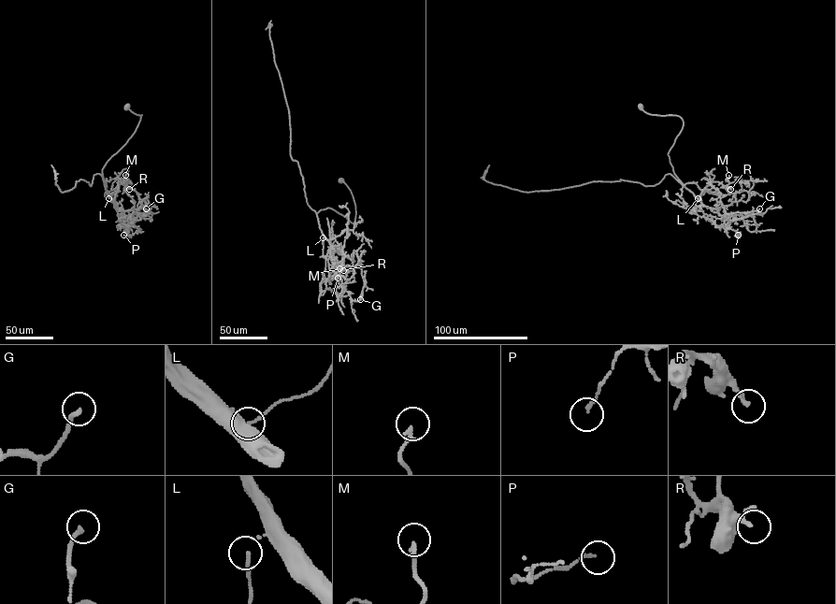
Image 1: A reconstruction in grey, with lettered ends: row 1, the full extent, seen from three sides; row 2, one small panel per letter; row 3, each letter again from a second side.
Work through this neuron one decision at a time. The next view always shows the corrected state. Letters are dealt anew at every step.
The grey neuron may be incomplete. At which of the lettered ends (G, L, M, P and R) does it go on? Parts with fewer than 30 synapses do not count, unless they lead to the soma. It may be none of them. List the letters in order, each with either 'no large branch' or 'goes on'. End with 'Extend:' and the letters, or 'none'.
G: no large branch
L: no large branch
M: no large branch
P: no large branch
R: no large branch
Extend: none

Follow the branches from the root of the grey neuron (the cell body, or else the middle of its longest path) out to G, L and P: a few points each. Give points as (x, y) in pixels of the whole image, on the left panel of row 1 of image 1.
G: (127, 106), (141, 115), (140, 120), (106, 164), (103, 177), (123, 221), (139, 220), (150, 212), (146, 208)
L: (127, 106), (141, 115), (134, 133), (102, 169), (106, 189), (112, 200), (116, 191), (109, 192), (108, 198)
P: (127, 106), (141, 115), (138, 123), (102, 170), (117, 215), (140, 229), (130, 237), (123, 235)

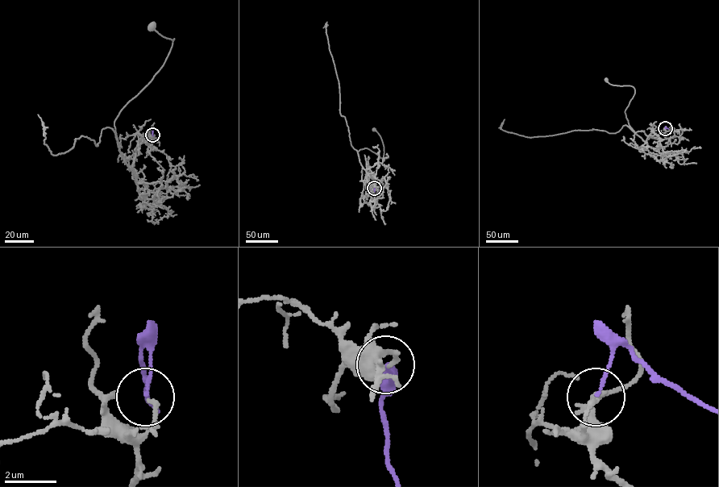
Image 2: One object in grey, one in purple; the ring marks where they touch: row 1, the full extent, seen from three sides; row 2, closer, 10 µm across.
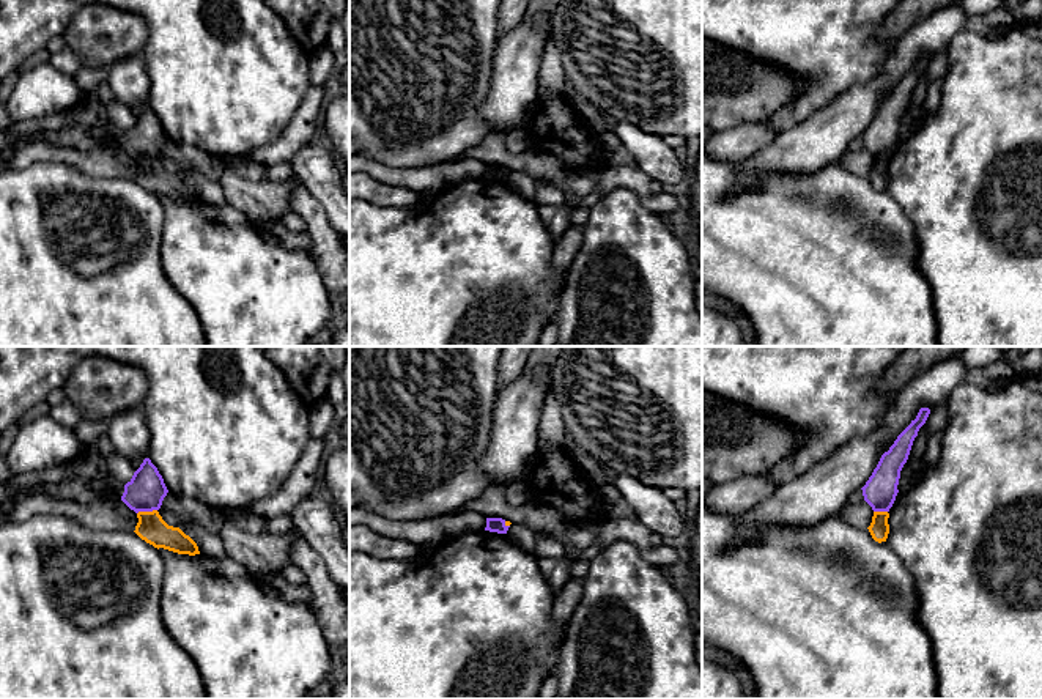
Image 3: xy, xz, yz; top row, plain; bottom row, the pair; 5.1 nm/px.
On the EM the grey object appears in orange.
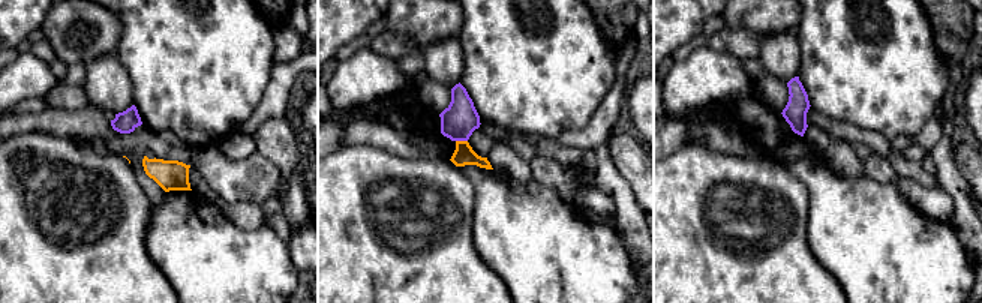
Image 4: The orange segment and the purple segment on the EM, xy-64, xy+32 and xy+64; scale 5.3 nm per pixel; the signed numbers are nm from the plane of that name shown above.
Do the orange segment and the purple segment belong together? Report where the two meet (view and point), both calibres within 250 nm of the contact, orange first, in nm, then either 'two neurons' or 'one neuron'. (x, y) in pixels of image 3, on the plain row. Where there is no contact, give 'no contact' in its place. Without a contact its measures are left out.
xy (147, 159) | 150/200 nm | two neurons

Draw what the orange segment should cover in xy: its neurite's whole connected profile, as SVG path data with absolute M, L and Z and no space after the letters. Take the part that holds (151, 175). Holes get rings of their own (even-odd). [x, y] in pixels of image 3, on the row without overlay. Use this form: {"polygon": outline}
{"polygon": "M157 157L139 159L137 165L134 179L154 195L189 203L200 202L197 190L179 175L168 173Z"}

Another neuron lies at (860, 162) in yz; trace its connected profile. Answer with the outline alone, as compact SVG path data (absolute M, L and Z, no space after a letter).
M863 148L859 151L847 151L842 156L841 164L858 176L867 176L872 170L874 157L866 148Z

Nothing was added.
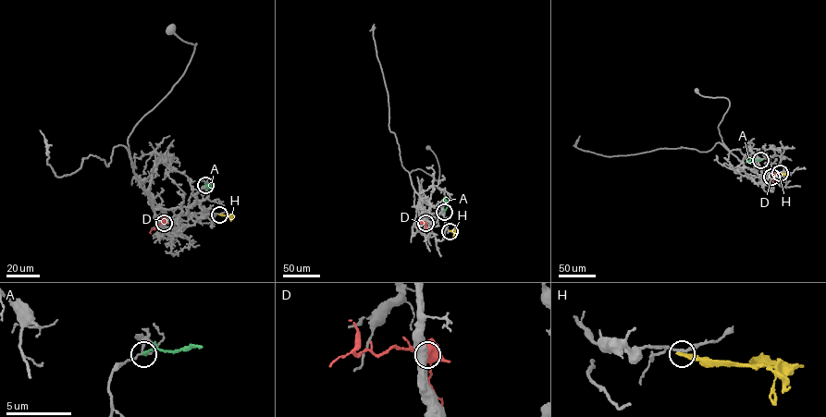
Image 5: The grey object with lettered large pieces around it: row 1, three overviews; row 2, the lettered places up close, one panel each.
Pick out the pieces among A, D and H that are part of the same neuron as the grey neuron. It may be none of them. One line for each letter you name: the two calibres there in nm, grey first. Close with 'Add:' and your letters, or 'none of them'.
Add: none of them

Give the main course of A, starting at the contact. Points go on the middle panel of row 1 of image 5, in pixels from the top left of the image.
A: (444, 212), (447, 202), (444, 197)

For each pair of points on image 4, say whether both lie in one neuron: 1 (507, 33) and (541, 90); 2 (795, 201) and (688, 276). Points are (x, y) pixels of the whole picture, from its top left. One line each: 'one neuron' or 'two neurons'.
1: one neuron
2: one neuron

